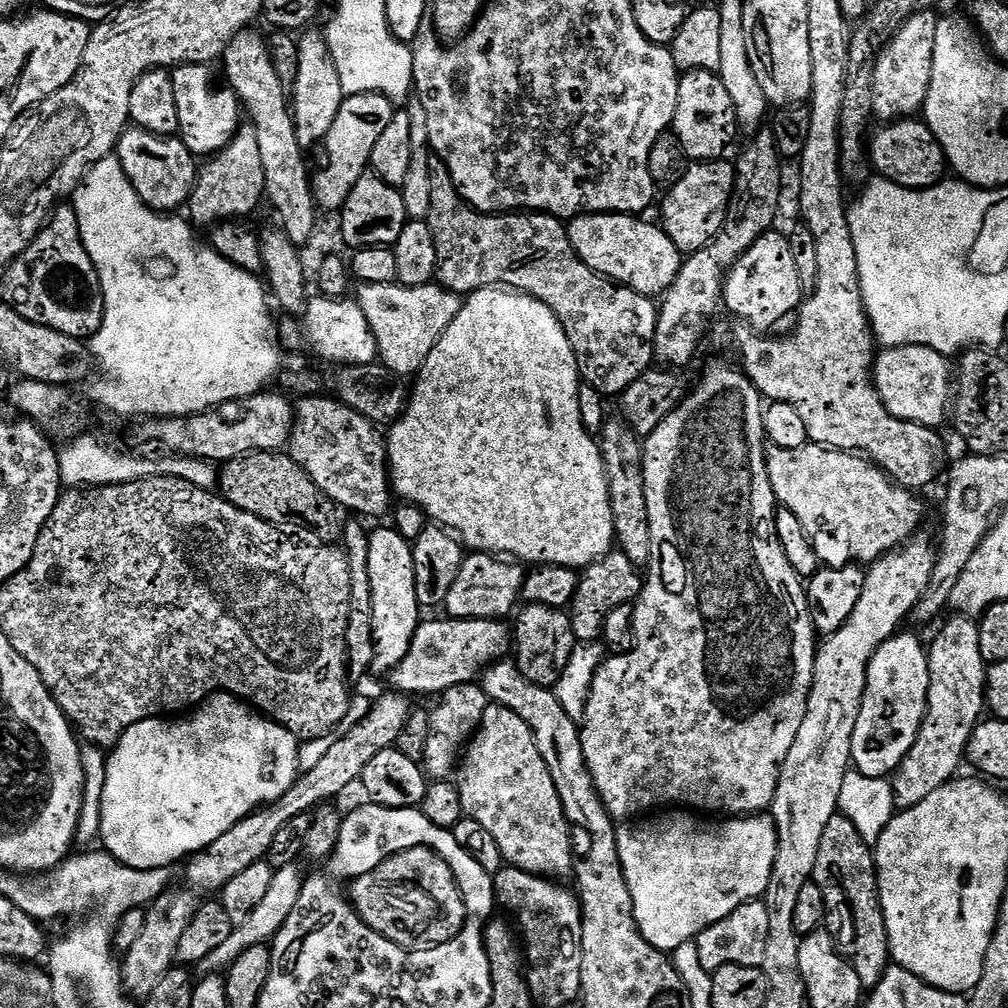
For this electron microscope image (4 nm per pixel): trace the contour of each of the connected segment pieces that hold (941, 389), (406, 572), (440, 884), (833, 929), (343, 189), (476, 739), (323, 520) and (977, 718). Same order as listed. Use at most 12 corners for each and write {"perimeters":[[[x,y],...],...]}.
{"perimeters":[[[926,346],[884,348],[872,379],[890,414],[950,416],[954,368]],[[370,535],[374,666],[391,674],[422,622],[410,541]],[[432,848],[391,853],[355,877],[362,922],[409,950],[468,919]],[[826,822],[812,880],[865,990],[890,966],[873,845]],[[379,92],[345,97],[313,175],[324,211],[343,208],[371,165],[396,106]],[[489,703],[454,776],[511,867],[574,872],[530,726]],[[283,451],[227,461],[218,492],[336,542],[342,509]],[[978,623],[927,649],[928,709],[891,777],[897,809],[957,775],[986,712]]]}

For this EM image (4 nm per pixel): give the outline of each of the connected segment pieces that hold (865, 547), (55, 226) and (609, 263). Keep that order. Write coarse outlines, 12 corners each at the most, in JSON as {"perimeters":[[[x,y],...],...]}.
{"perimeters":[[[769,447],[821,565],[873,564],[924,504],[863,455]],[[71,203],[5,272],[3,303],[83,341],[104,295]],[[585,214],[570,246],[600,276],[663,297],[682,253],[659,223]]]}

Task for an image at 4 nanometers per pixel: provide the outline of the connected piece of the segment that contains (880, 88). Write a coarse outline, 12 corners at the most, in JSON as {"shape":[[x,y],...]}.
{"shape":[[935,11],[916,12],[874,66],[873,117],[923,113]]}

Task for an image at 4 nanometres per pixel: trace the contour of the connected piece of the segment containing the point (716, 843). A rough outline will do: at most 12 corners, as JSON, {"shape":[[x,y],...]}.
{"shape":[[771,815],[621,823],[638,930],[669,954],[761,899]]}

